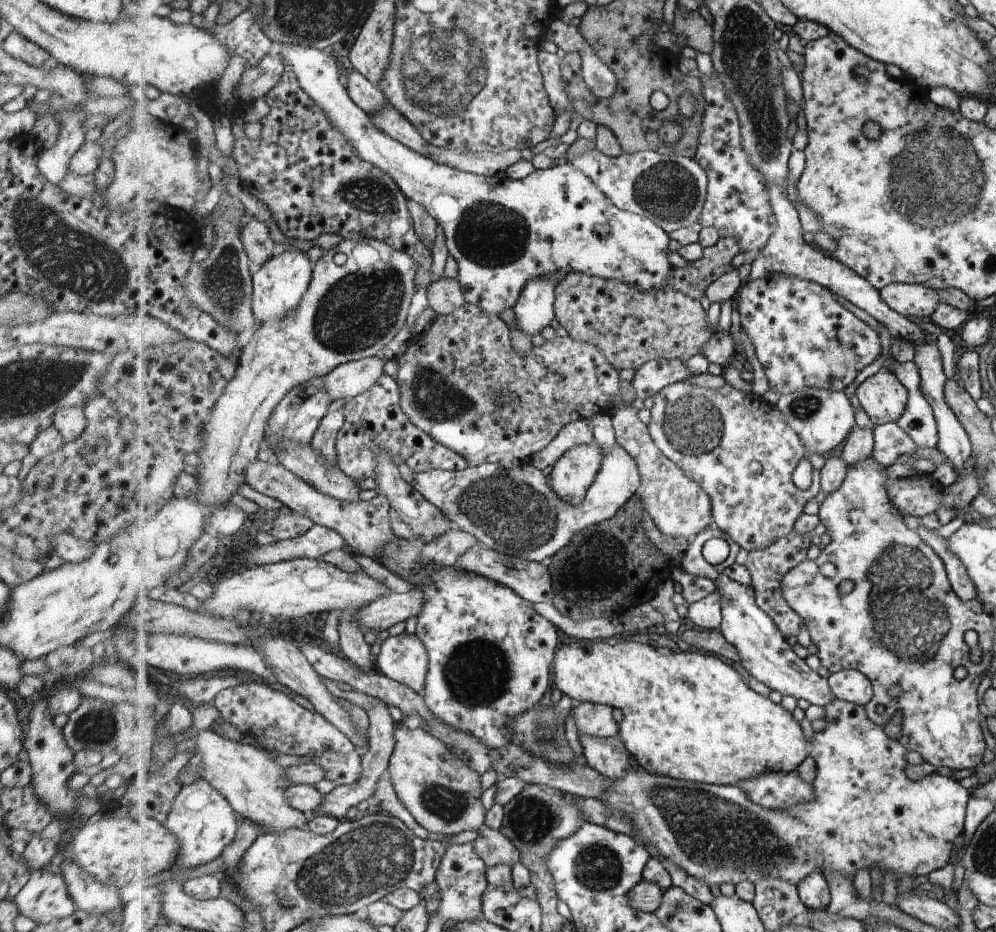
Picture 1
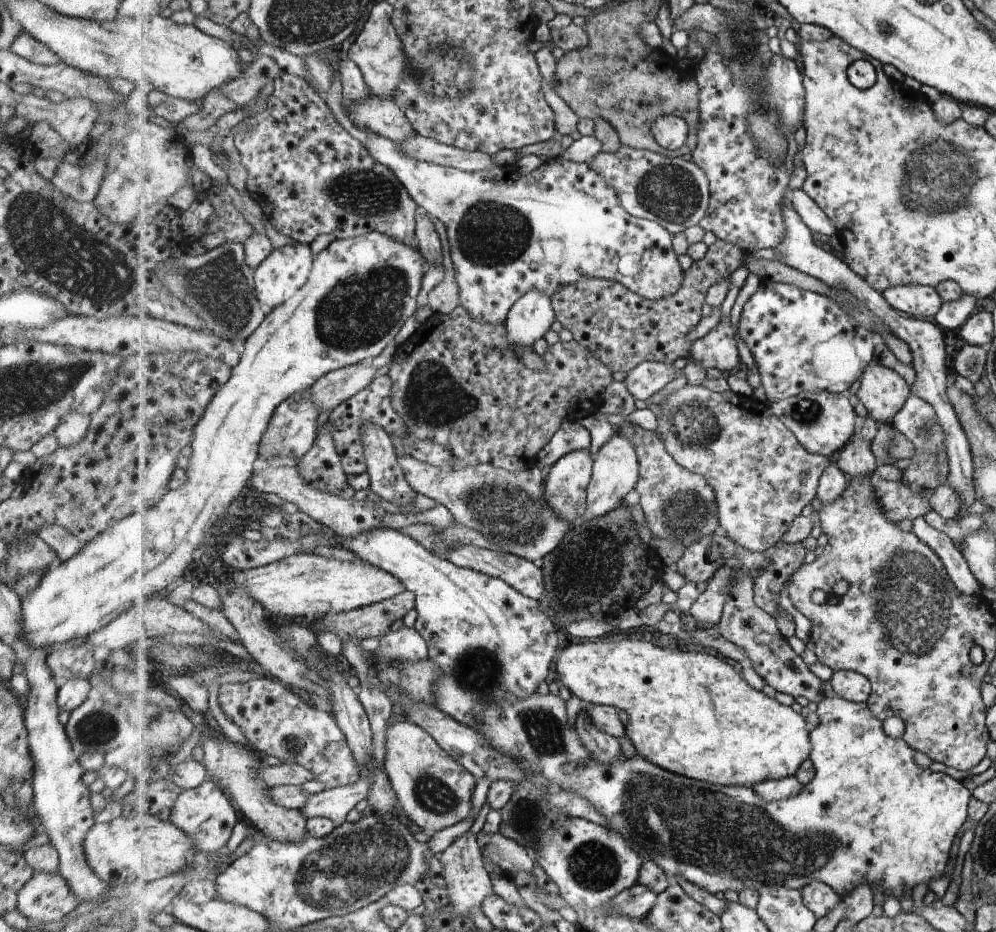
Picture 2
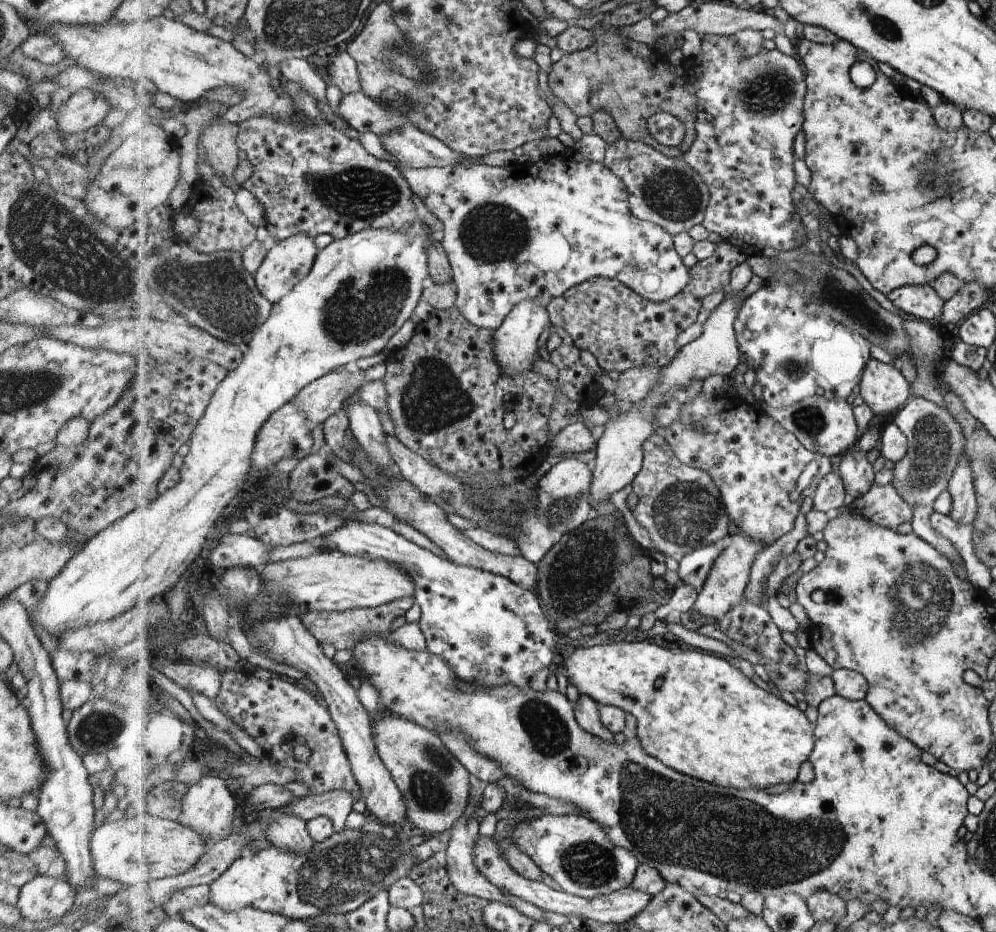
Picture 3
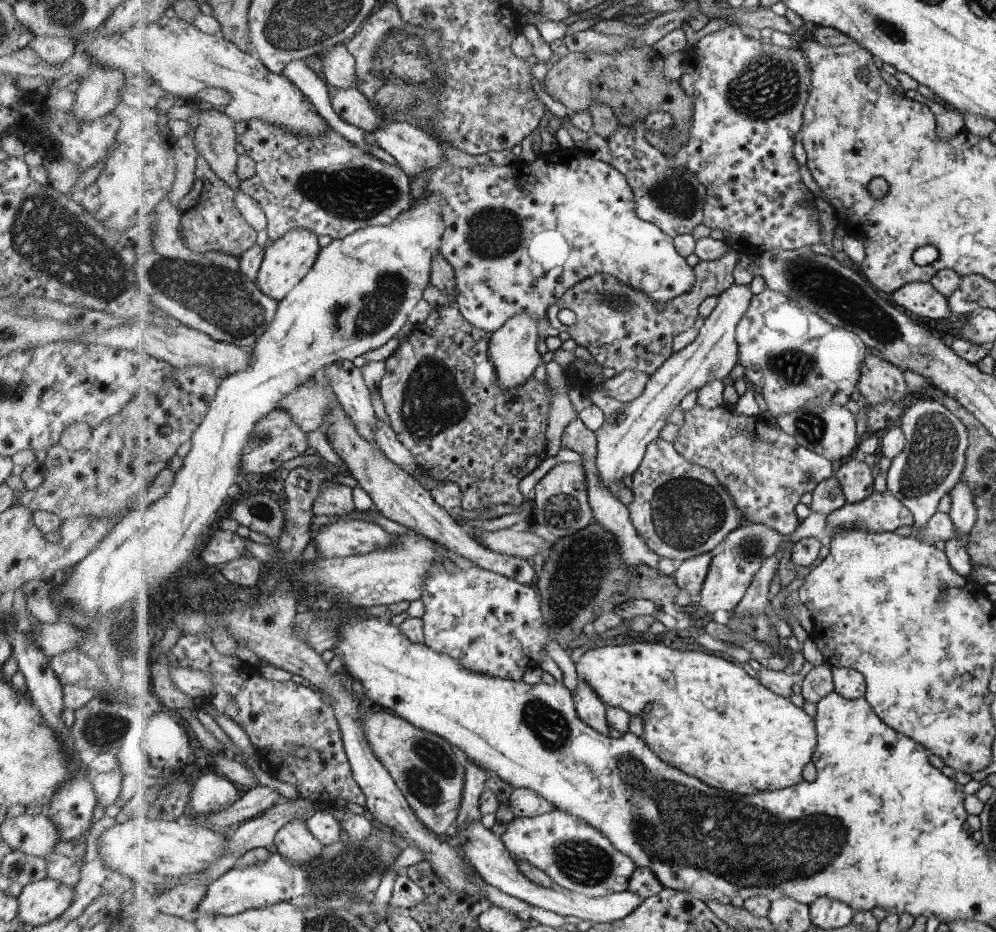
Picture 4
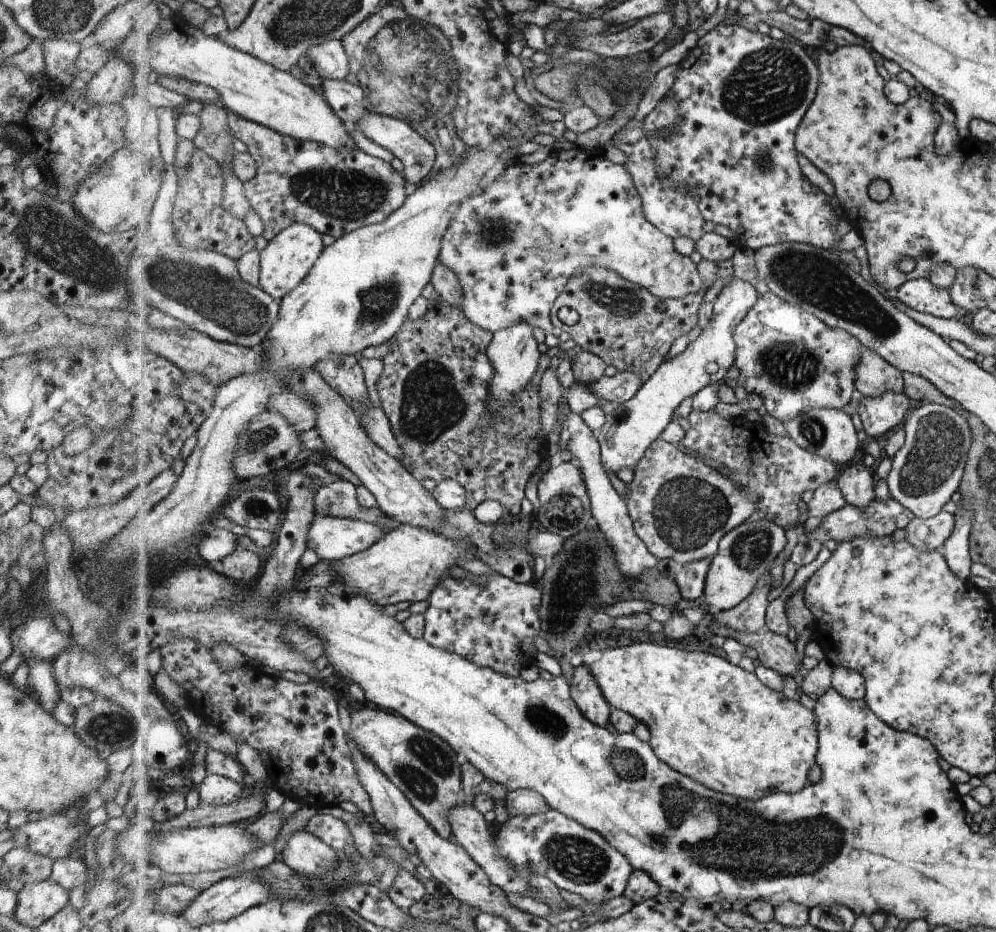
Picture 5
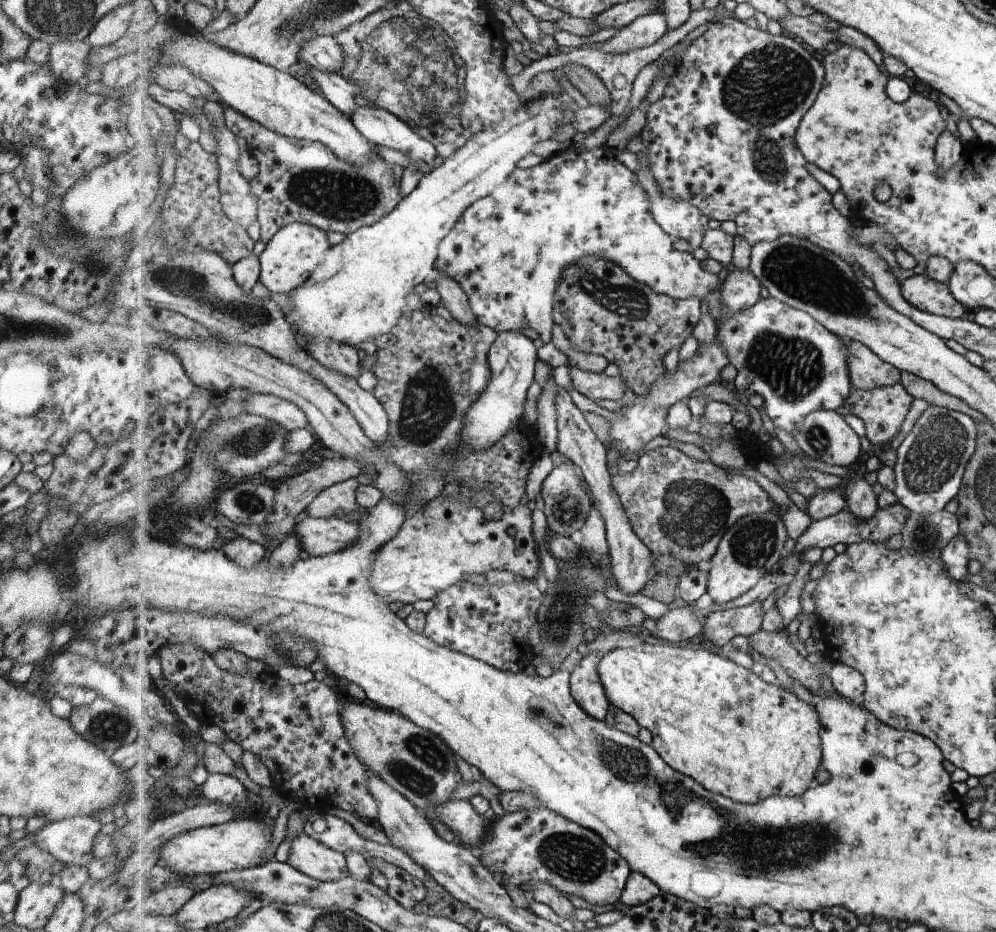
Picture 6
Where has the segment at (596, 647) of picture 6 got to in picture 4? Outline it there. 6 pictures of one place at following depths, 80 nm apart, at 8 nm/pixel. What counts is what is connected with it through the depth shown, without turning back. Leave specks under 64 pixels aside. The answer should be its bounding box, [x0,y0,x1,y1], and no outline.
[572,677,609,734]

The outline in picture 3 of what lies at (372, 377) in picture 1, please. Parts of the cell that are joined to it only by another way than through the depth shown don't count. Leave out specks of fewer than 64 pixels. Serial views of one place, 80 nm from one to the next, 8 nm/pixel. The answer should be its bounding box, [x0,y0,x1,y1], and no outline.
[292,369,365,430]

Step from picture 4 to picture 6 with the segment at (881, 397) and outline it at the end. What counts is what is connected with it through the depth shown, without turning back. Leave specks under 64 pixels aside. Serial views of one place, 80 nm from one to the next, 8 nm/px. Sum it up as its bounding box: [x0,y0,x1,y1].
[846,339,901,390]

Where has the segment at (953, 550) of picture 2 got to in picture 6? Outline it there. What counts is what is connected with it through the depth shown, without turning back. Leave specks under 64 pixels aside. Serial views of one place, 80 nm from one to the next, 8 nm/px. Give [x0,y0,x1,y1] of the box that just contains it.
[894,405,978,518]

